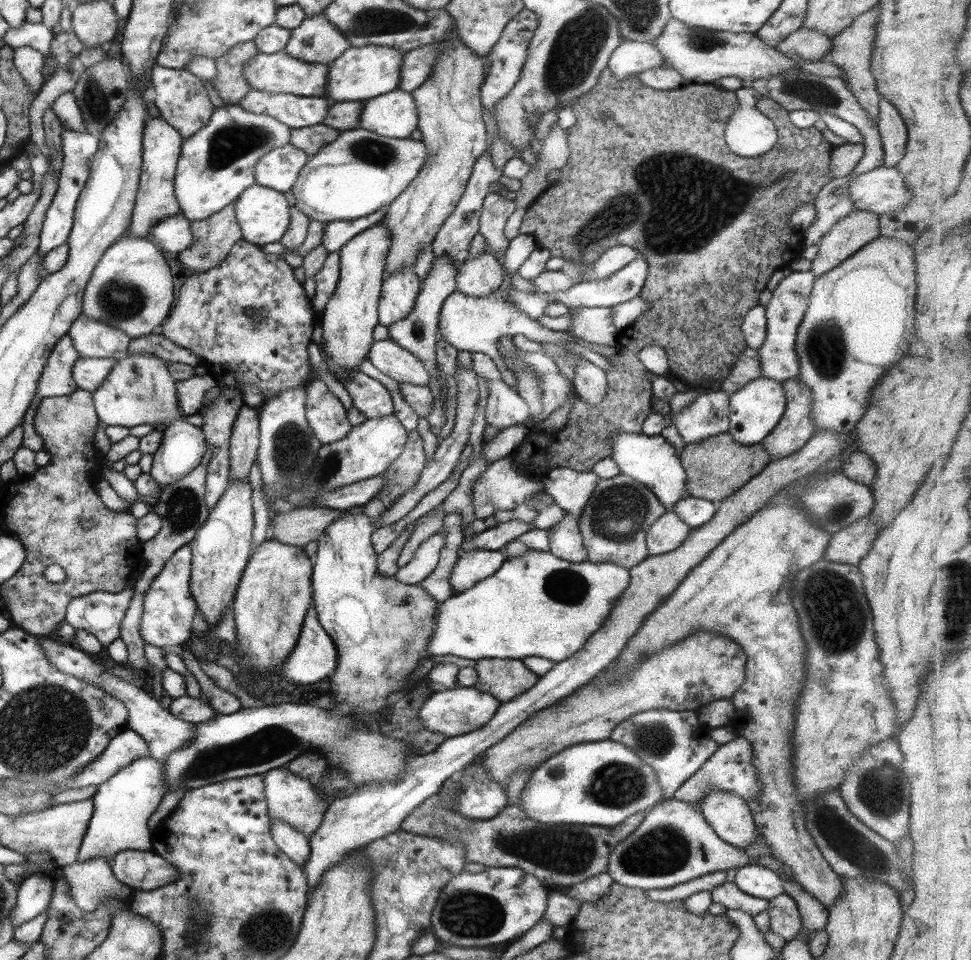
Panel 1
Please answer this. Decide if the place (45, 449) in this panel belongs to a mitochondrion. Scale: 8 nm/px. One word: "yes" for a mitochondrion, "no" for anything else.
no

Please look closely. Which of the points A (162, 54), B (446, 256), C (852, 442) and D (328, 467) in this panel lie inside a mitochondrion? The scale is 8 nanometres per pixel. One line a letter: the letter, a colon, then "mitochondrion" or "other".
A: other
B: other
C: other
D: mitochondrion

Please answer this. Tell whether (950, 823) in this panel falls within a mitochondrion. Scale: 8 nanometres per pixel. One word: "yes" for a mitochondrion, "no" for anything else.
no

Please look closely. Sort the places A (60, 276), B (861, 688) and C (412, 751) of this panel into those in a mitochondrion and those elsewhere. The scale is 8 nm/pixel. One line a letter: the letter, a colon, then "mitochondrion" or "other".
A: other
B: other
C: other

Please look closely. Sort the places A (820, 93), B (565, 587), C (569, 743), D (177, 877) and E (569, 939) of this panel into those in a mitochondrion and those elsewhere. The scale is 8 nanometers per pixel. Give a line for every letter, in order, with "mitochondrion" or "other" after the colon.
A: mitochondrion
B: mitochondrion
C: other
D: other
E: other

